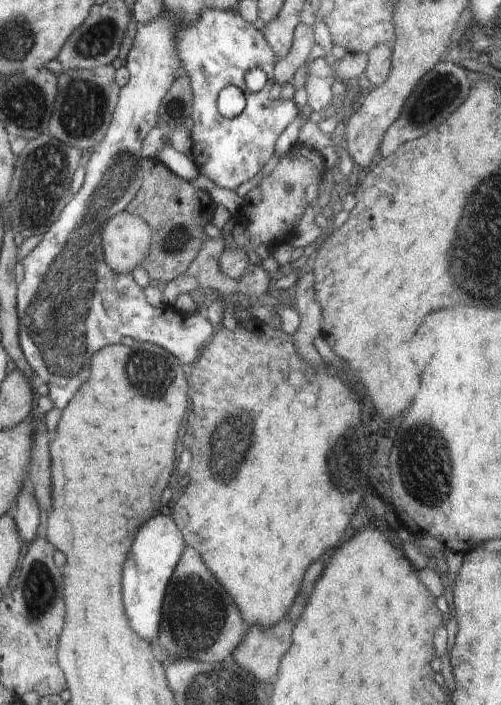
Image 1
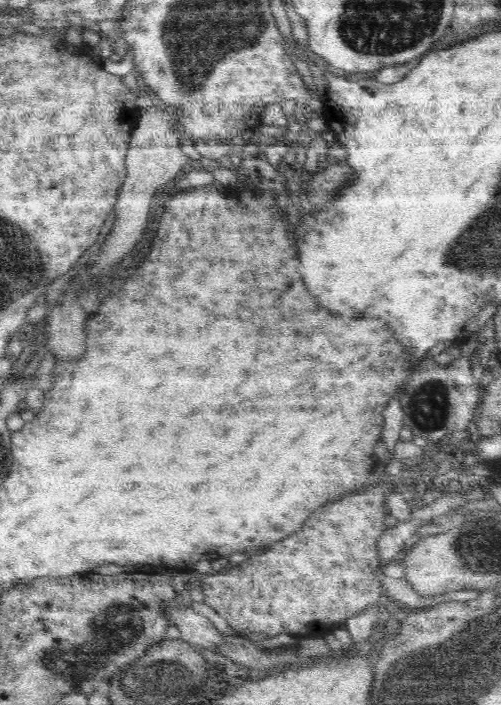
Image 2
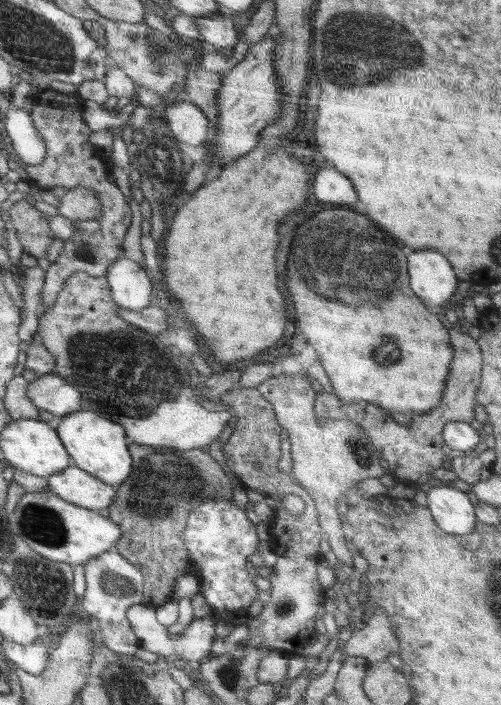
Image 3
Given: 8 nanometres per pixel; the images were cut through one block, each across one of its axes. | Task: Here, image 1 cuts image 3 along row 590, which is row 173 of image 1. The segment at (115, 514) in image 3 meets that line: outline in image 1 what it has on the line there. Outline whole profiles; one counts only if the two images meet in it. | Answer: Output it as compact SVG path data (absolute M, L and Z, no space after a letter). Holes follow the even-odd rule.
M158 159L141 160L143 181L137 195L125 208L130 214L143 218L151 230L151 241L142 266L148 272L152 284L161 287L184 274L190 264L198 261L200 249L208 236L204 228L211 222L215 202L192 183L176 176Z

